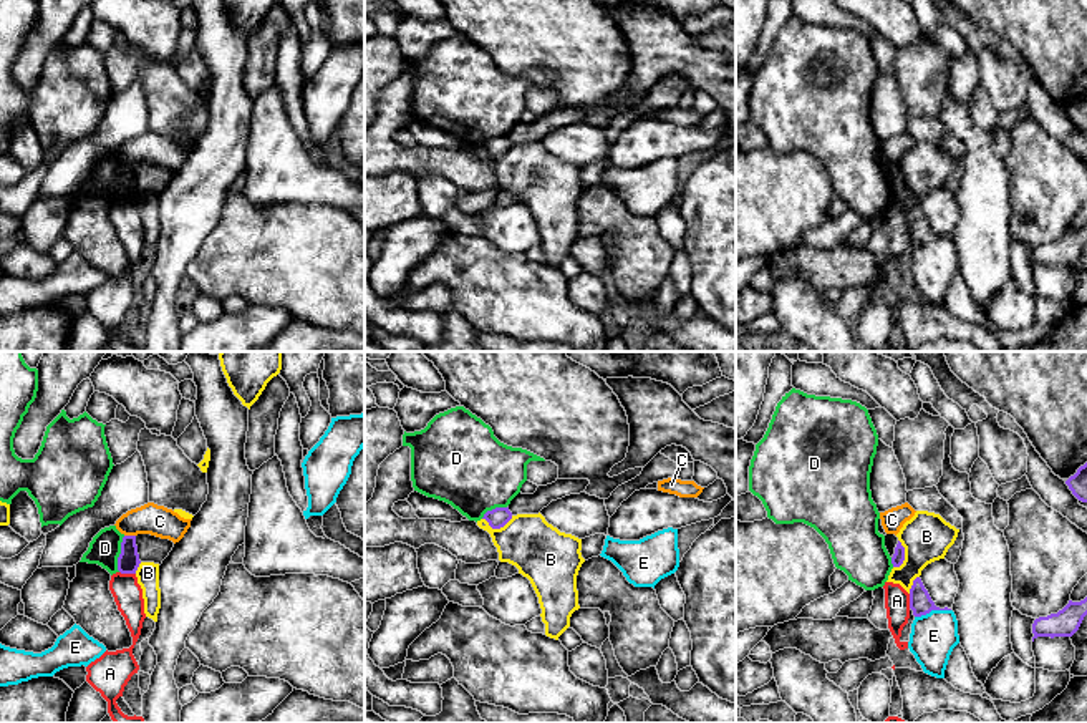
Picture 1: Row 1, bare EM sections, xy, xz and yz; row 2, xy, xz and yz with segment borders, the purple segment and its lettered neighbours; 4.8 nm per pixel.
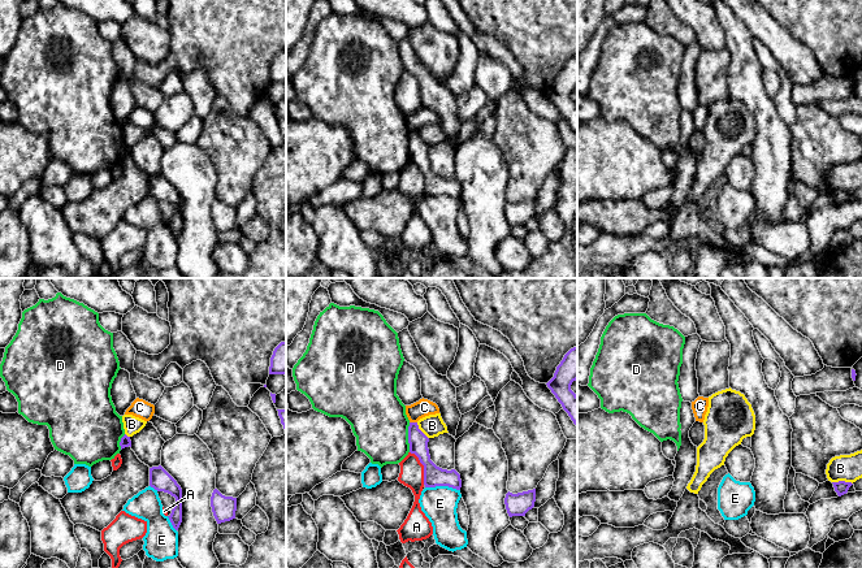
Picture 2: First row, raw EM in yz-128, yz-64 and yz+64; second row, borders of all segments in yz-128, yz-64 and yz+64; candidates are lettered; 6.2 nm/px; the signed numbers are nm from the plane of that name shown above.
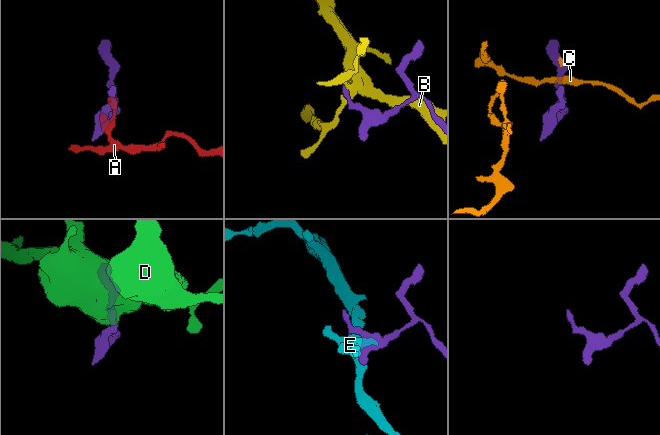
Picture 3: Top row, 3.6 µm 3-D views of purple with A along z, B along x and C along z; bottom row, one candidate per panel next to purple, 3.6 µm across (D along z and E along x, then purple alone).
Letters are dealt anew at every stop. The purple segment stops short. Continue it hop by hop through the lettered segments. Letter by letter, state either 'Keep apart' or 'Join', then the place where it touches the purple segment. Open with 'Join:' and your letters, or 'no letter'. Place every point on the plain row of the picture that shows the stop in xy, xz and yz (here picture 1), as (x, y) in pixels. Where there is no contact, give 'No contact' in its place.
Join: no letter
A: Keep apart. Touches purple at xy (128, 201)
B: Keep apart. Touches purple at xz (497, 156)
C: Keep apart. Touches purple at xy (130, 164)
D: Keep apart. Touches purple at xy (120, 183)
E: Keep apart. Touches purple at yz (932, 237)

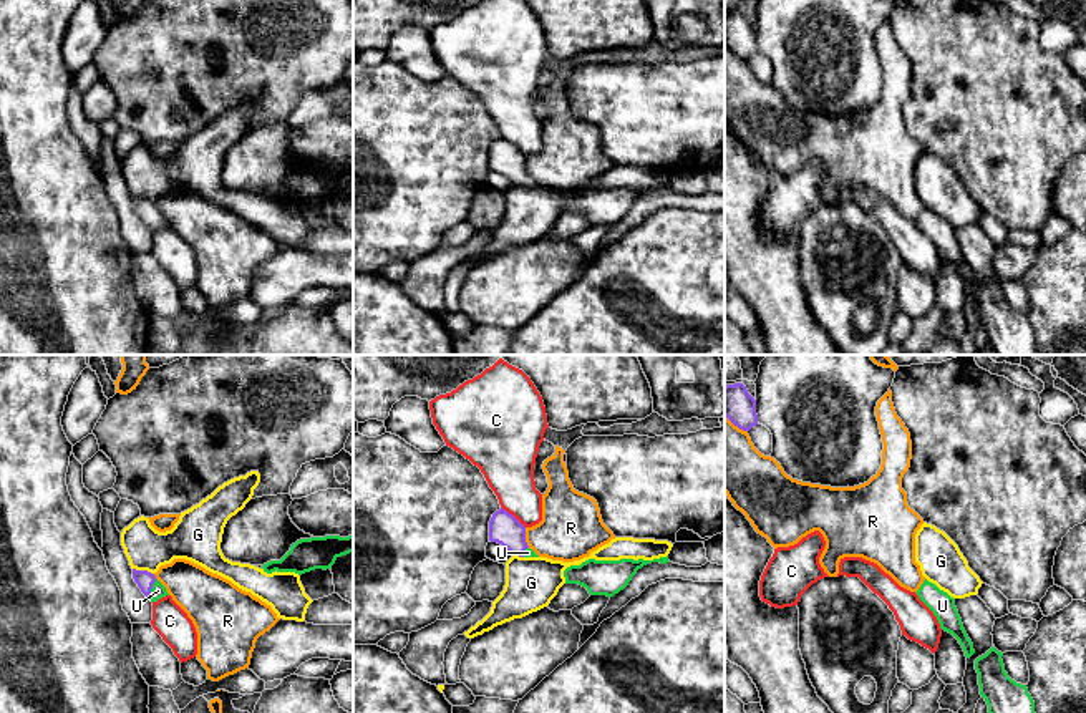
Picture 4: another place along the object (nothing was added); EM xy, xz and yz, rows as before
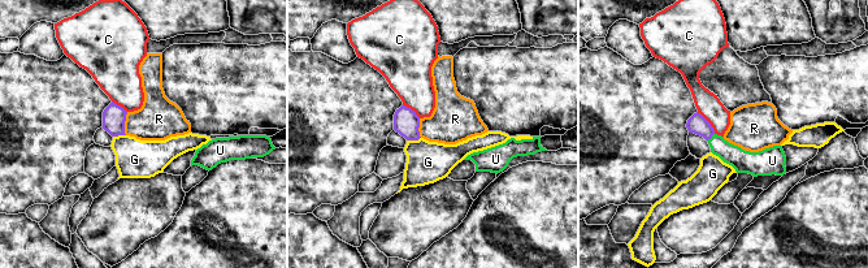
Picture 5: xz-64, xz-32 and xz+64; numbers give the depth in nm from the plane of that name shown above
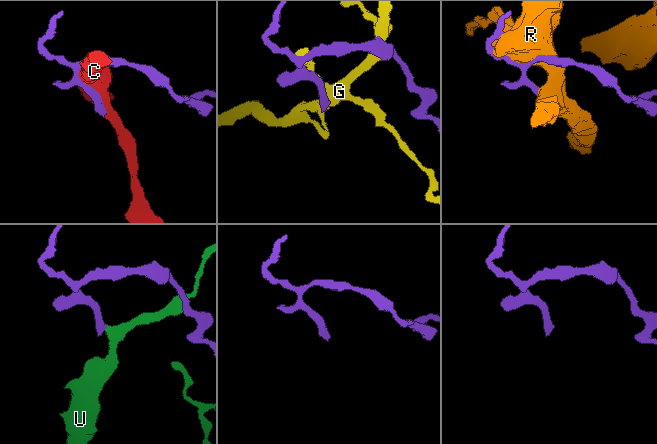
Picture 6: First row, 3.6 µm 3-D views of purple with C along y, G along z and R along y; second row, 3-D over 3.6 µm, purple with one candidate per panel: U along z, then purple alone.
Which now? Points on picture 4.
Join: U
C: Keep apart. Touches purple at xz (513, 145)
G: Keep apart. Touches purple at xy (143, 199)
R: Keep apart. Touches purple at xz (524, 166)
U: Join. Touches purple at xy (151, 216)

